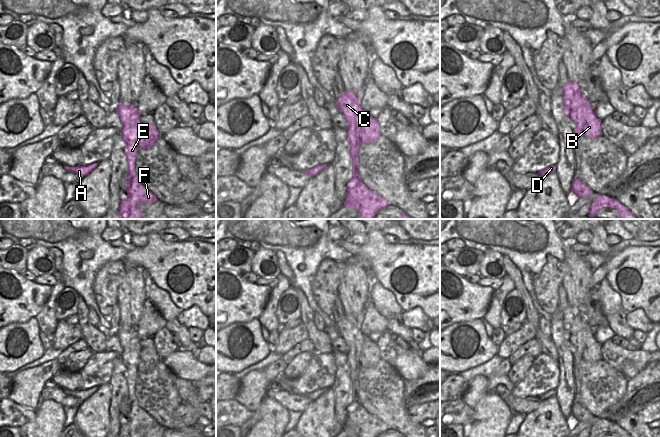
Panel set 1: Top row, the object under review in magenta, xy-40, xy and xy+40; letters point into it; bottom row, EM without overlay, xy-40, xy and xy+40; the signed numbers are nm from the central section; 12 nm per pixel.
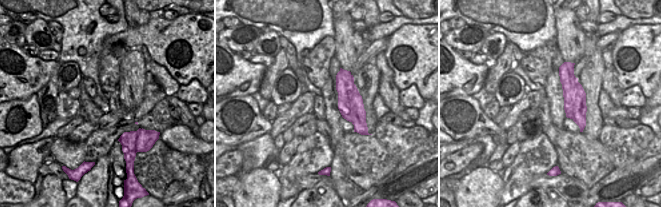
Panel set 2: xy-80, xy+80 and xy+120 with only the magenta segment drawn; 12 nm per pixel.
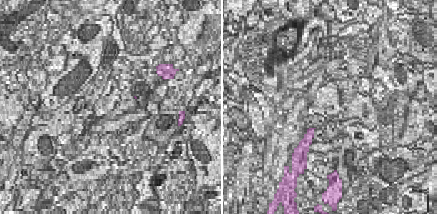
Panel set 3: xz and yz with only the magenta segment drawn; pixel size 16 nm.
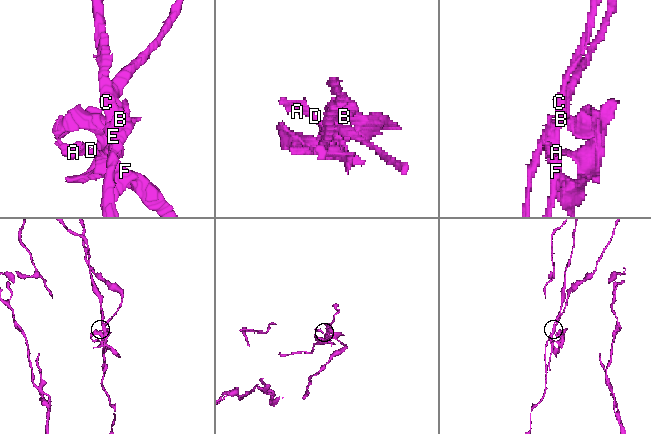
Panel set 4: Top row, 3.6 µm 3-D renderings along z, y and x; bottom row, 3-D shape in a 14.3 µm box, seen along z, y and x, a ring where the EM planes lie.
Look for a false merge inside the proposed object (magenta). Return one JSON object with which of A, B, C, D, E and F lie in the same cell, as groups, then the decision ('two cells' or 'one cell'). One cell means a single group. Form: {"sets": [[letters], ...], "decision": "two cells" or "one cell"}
{"sets": [["A", "C", "D", "E", "F"], ["B"]], "decision": "two cells"}

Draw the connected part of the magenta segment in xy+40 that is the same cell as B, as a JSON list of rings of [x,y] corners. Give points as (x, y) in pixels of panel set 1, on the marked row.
[[[579,87],[579,94],[581,102],[579,106],[584,109],[584,129],[583,133],[584,136],[588,138],[596,138],[598,136],[602,136],[601,134],[601,120],[596,117],[593,111],[593,105],[586,99],[580,92]]]

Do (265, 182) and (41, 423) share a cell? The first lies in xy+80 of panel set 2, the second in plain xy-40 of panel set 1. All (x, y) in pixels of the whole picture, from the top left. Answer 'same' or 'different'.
same

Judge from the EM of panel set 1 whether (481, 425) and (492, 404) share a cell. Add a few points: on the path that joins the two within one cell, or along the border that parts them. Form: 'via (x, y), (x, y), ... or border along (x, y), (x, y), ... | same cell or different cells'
via (485, 420), (491, 413), (491, 409) | same cell

